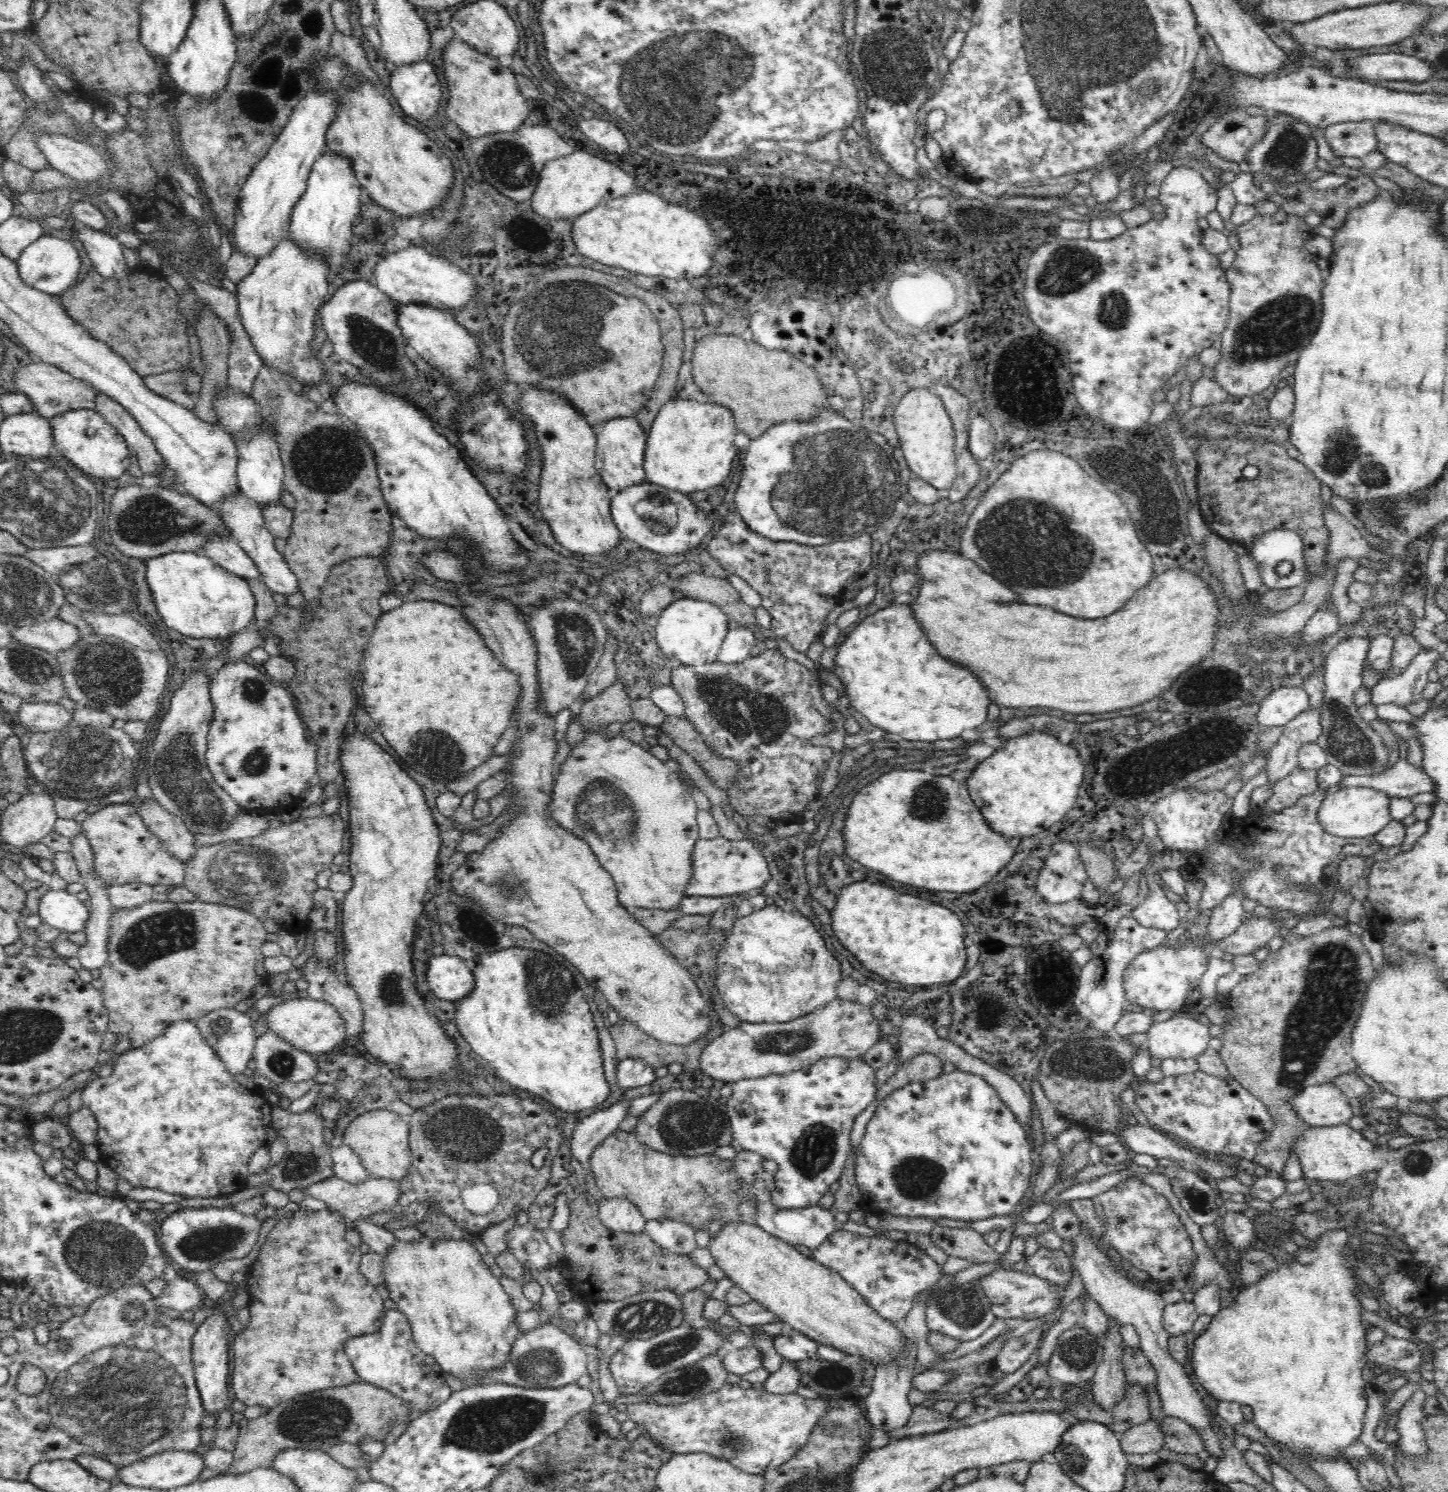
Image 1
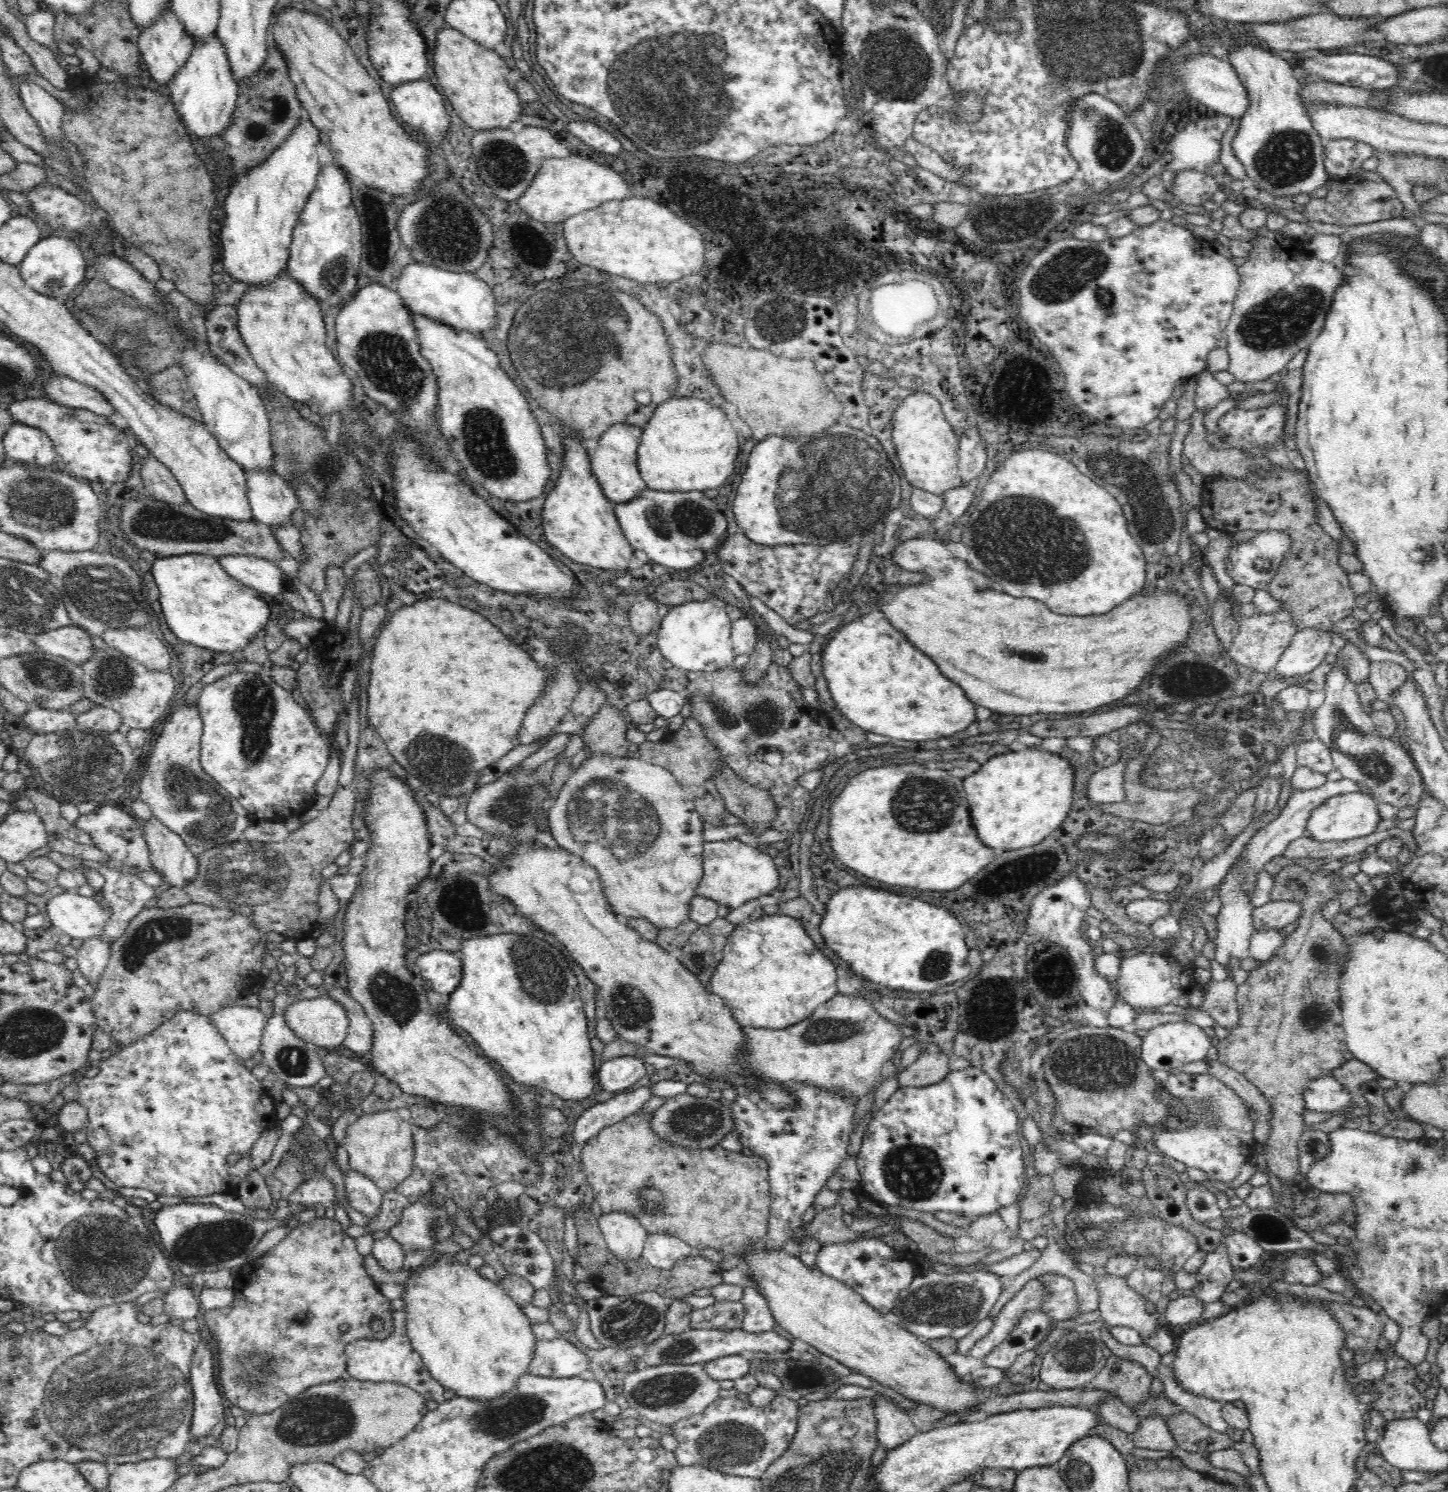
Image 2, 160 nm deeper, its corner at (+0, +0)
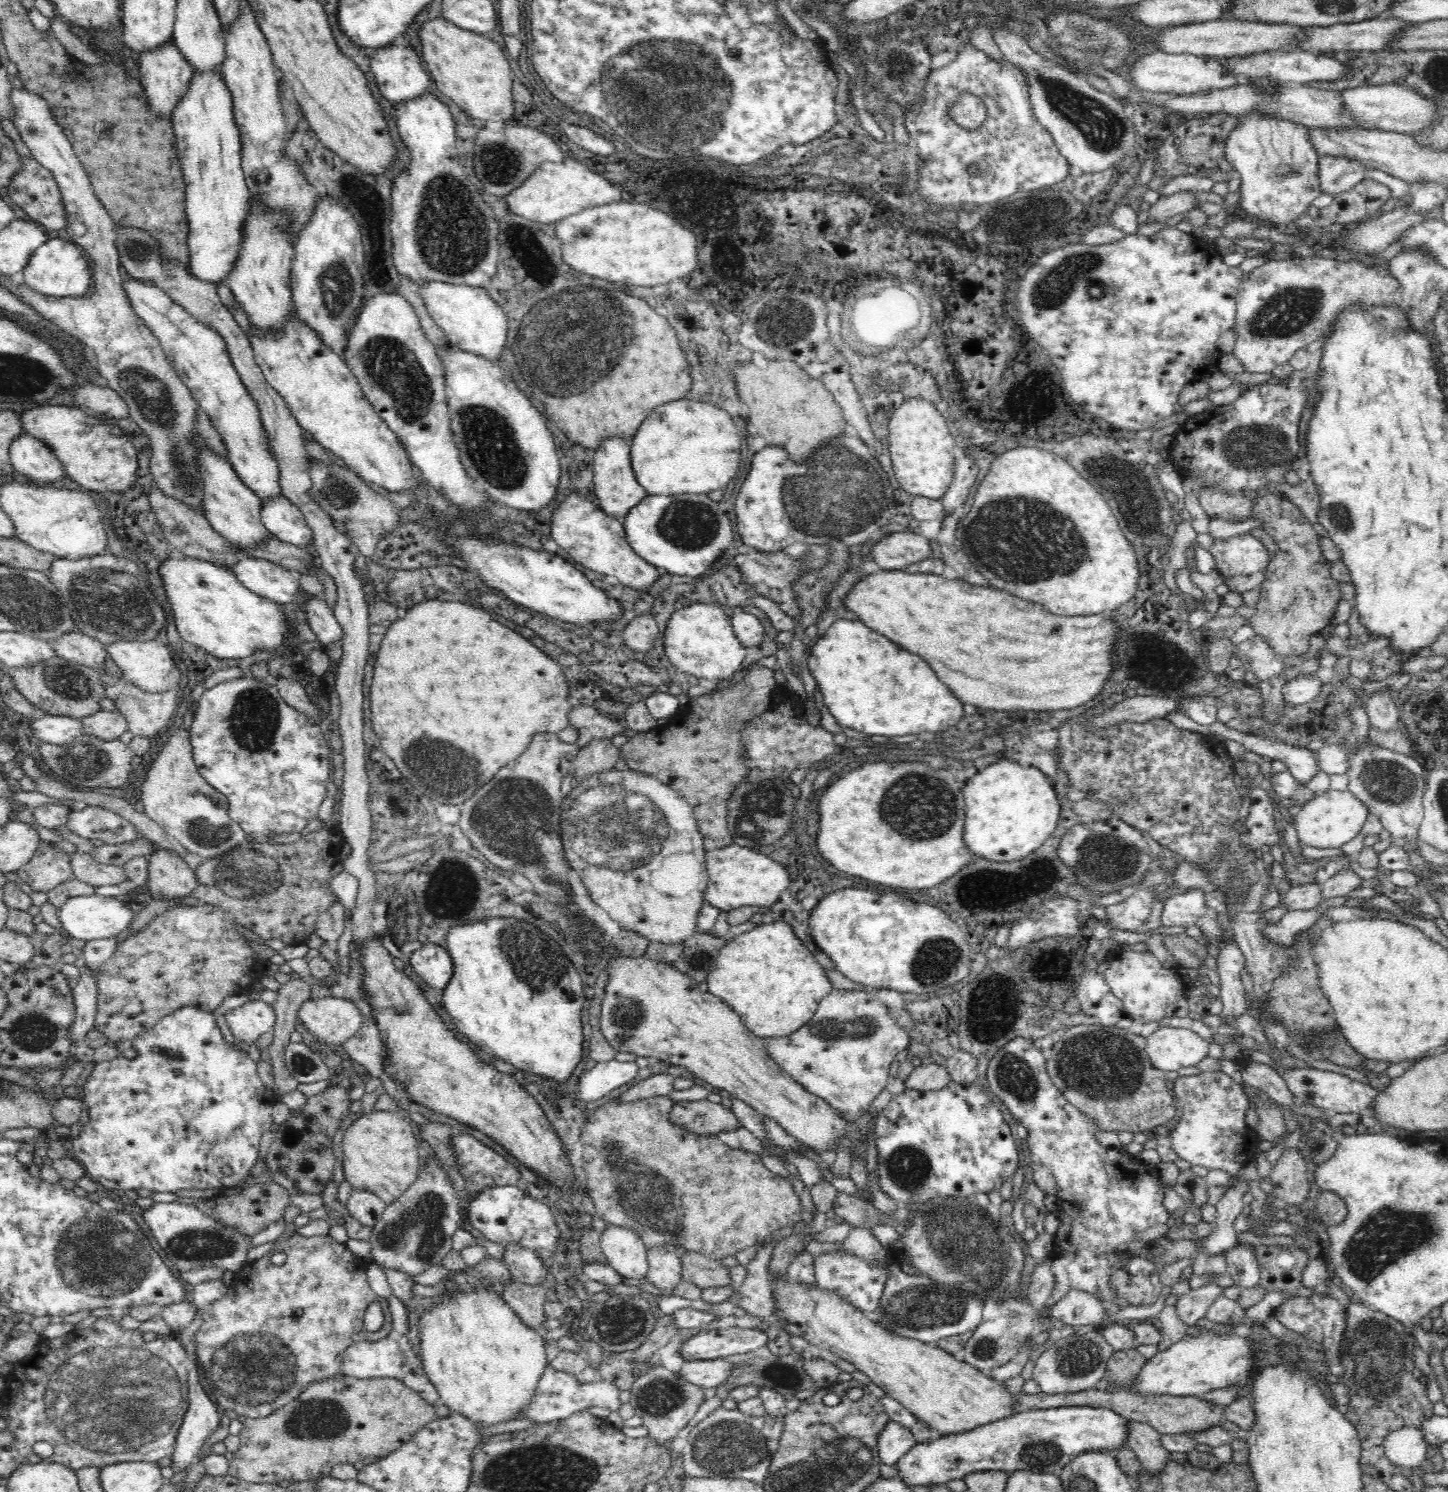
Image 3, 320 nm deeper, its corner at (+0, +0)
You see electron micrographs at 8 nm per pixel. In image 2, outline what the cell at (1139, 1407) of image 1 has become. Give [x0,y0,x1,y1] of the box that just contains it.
[1082,1354,1153,1410]

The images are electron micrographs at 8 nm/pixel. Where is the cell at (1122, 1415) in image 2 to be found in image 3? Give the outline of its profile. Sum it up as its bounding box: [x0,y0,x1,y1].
[1127,1420,1171,1474]

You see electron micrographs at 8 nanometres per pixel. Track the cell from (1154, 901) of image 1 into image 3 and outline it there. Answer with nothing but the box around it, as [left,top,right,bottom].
[1105,869,1166,931]

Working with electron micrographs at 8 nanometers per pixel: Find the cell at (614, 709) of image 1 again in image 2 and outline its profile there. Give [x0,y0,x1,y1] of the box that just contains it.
[582,702,631,757]

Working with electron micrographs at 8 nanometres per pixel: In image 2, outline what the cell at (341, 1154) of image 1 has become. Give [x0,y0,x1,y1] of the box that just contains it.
[344,1168,383,1217]

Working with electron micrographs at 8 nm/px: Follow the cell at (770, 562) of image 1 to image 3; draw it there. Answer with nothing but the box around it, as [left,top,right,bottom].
[730,545,832,619]

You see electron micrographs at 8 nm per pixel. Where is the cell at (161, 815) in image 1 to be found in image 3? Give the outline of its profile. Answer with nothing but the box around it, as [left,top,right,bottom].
[144,846,198,900]

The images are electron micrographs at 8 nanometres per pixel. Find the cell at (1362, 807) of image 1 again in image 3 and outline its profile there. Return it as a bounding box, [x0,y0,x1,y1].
[1295,791,1368,848]

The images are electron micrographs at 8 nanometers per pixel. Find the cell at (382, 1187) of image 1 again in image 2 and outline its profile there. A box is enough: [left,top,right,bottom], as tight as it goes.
[287,1175,336,1206]

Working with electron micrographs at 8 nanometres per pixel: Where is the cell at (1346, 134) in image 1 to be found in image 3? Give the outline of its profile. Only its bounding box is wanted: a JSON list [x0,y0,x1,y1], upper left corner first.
[1318,155,1367,197]

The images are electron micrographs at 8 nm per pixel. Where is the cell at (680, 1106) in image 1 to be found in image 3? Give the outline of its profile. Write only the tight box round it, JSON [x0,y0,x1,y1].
[670,1099,741,1136]

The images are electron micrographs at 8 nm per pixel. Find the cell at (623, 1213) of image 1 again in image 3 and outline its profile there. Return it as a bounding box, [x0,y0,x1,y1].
[601,1224,648,1280]

